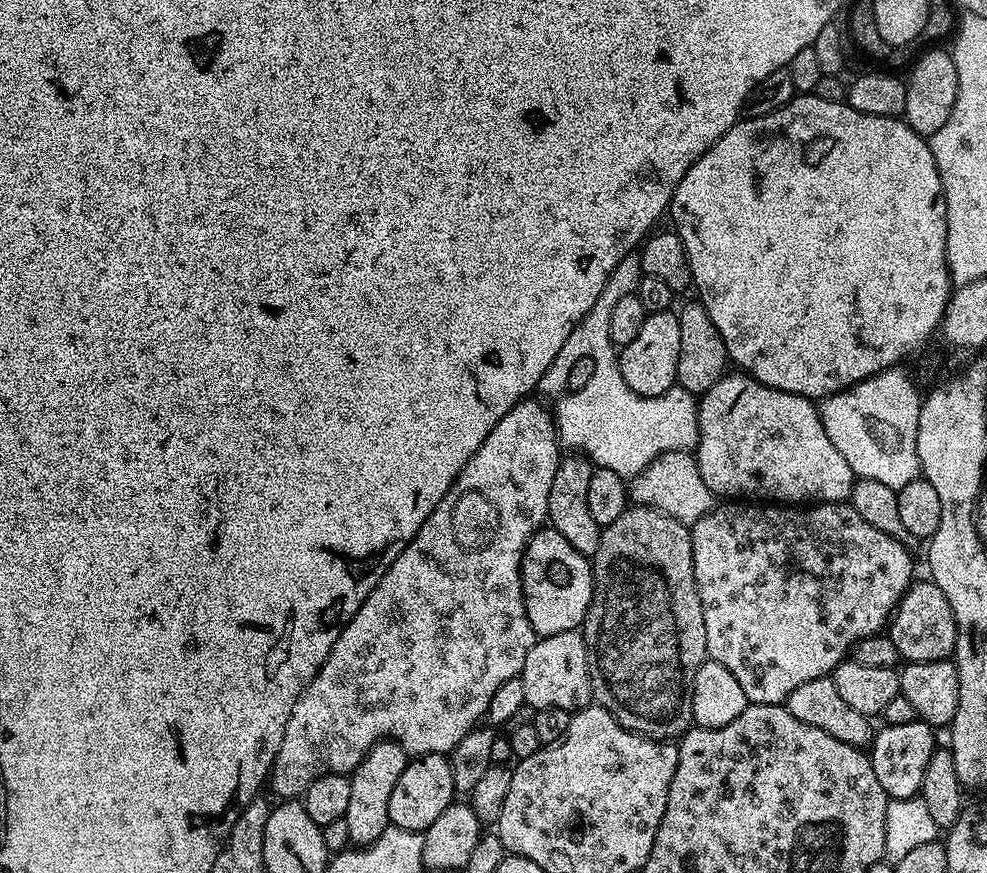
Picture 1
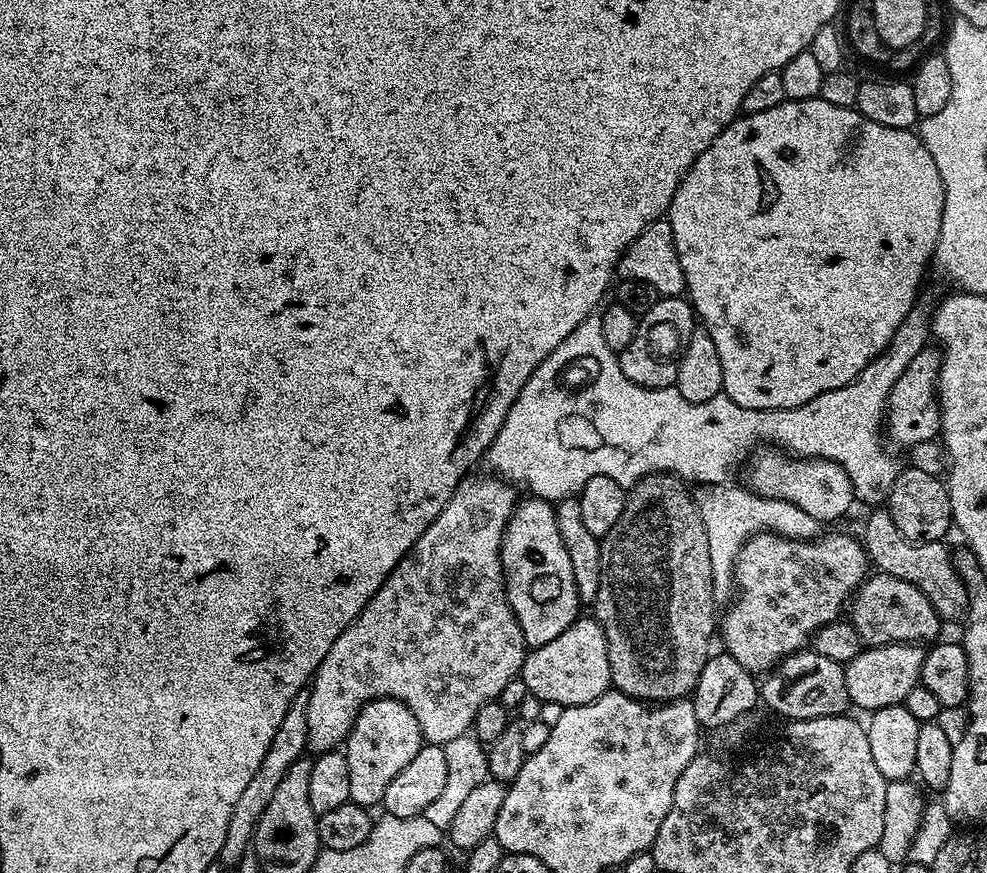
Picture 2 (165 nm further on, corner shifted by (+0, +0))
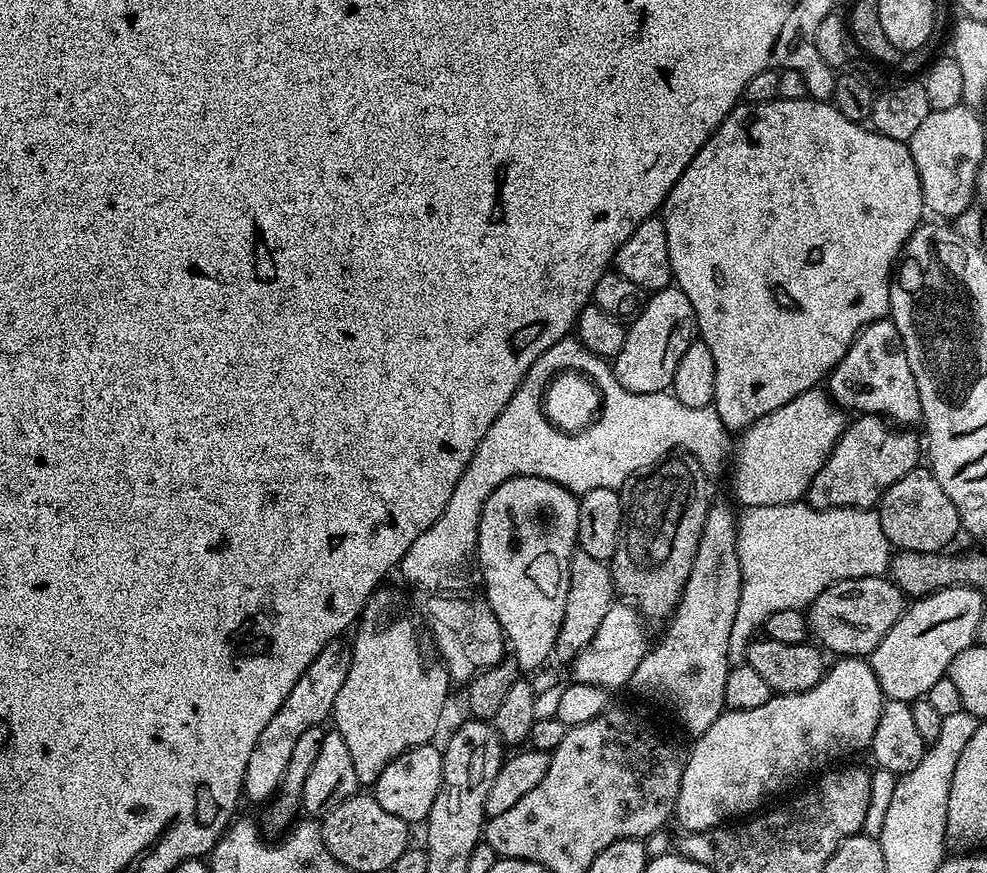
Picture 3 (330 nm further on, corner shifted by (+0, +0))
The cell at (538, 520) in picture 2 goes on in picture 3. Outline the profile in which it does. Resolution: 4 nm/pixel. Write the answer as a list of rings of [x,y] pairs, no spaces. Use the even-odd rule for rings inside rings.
[[[512,476],[506,482],[502,482],[502,486],[498,486],[498,490],[494,490],[494,494],[490,494],[490,498],[486,498],[484,508],[480,511],[480,525],[476,535],[474,560],[480,563],[480,576],[484,579],[482,596],[488,609],[494,614],[494,618],[498,618],[500,629],[504,631],[504,639],[510,649],[511,659],[518,662],[521,673],[532,674],[528,672],[542,667],[547,662],[548,656],[550,660],[550,657],[555,653],[558,630],[562,626],[562,618],[566,614],[566,590],[570,586],[570,562],[572,561],[572,553],[577,551],[578,548],[576,539],[578,538],[579,505],[577,493],[558,486],[558,482],[550,482],[546,478],[534,478],[533,476]]]

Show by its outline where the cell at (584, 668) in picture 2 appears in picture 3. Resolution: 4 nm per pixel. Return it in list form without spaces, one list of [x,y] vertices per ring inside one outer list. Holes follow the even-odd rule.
[[[616,602],[609,603],[606,610],[606,618],[602,618],[602,622],[598,626],[598,630],[594,634],[594,638],[589,644],[577,654],[575,660],[570,665],[572,671],[571,679],[578,684],[589,684],[595,688],[602,688],[605,690],[613,690],[612,688],[620,688],[631,685],[632,675],[634,670],[638,670],[638,662],[642,662],[644,653],[650,647],[650,639],[644,633],[646,627],[645,621],[642,619],[635,607],[628,602],[620,602],[624,604],[616,604]]]

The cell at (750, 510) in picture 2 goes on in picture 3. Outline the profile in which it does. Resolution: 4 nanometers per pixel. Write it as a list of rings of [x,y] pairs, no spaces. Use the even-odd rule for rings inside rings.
[[[807,502],[754,506],[739,513],[736,525],[736,549],[742,570],[742,590],[738,598],[738,614],[730,630],[729,665],[745,663],[748,648],[763,629],[770,614],[778,610],[804,610],[839,580],[884,576],[889,571],[894,549],[882,534],[879,511],[862,508],[811,508]]]

